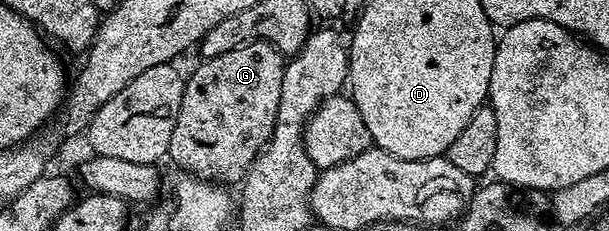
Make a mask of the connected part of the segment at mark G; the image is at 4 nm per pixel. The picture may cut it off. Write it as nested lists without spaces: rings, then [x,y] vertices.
[[[254,40],[251,44],[241,44],[236,50],[228,50],[228,54],[202,60],[199,65],[191,76],[185,77],[186,89],[176,126],[172,130],[168,160],[182,168],[178,170],[183,173],[217,181],[223,186],[237,185],[245,181],[246,172],[270,140],[276,126],[276,114],[280,110],[280,86],[284,82],[286,69],[284,57],[268,42]]]

